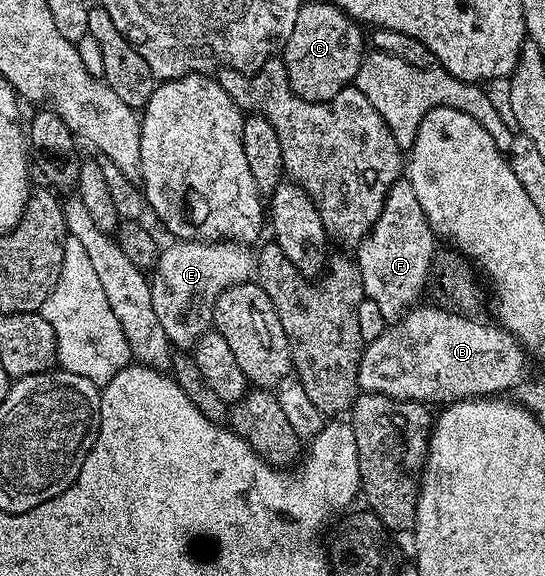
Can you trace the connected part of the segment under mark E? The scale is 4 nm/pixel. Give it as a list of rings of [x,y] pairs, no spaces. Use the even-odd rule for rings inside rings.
[[[180,240],[172,242],[168,249],[161,251],[156,257],[156,266],[151,269],[150,298],[154,302],[154,314],[158,314],[158,322],[162,322],[162,330],[166,330],[168,343],[176,350],[195,349],[198,338],[213,327],[212,311],[216,298],[221,296],[230,286],[246,284],[254,276],[254,256],[243,244],[235,242],[209,242],[206,240]]]

